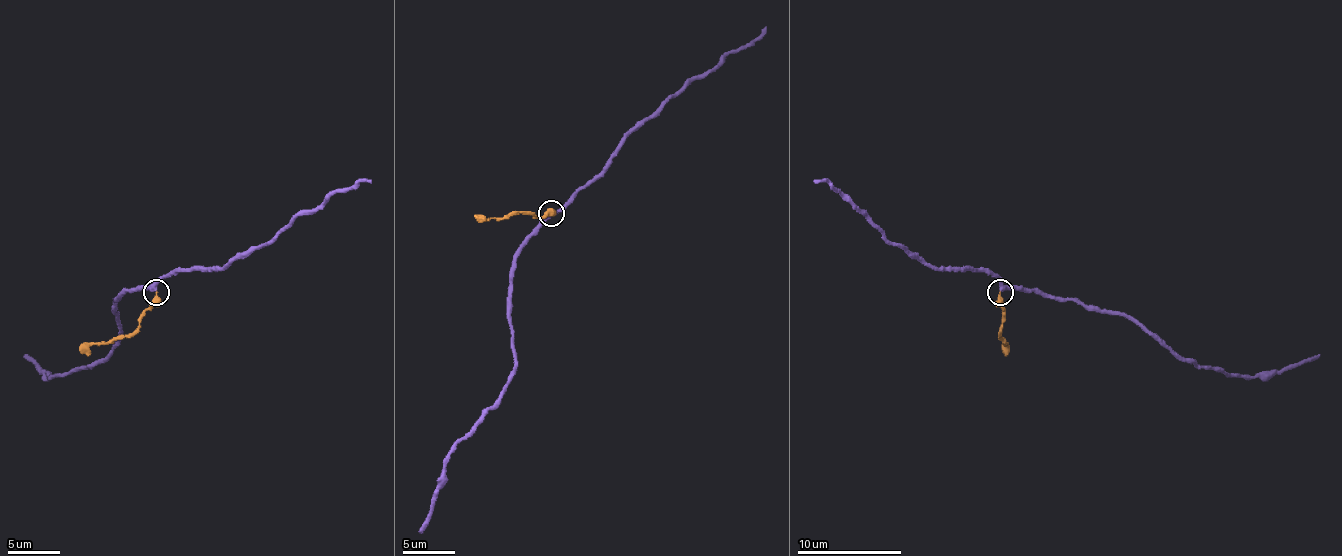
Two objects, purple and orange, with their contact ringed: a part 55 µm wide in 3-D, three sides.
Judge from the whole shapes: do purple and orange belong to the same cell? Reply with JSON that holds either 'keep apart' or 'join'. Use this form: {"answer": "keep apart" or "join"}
{"answer": "join"}

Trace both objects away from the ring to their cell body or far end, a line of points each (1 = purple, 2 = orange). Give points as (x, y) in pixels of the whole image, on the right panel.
1: (1000, 290), (1037, 293), (1133, 316), (1200, 365), (1250, 376), (1271, 376), (1320, 355)
2: (1000, 293), (1000, 337), (1005, 342), (1003, 350)

